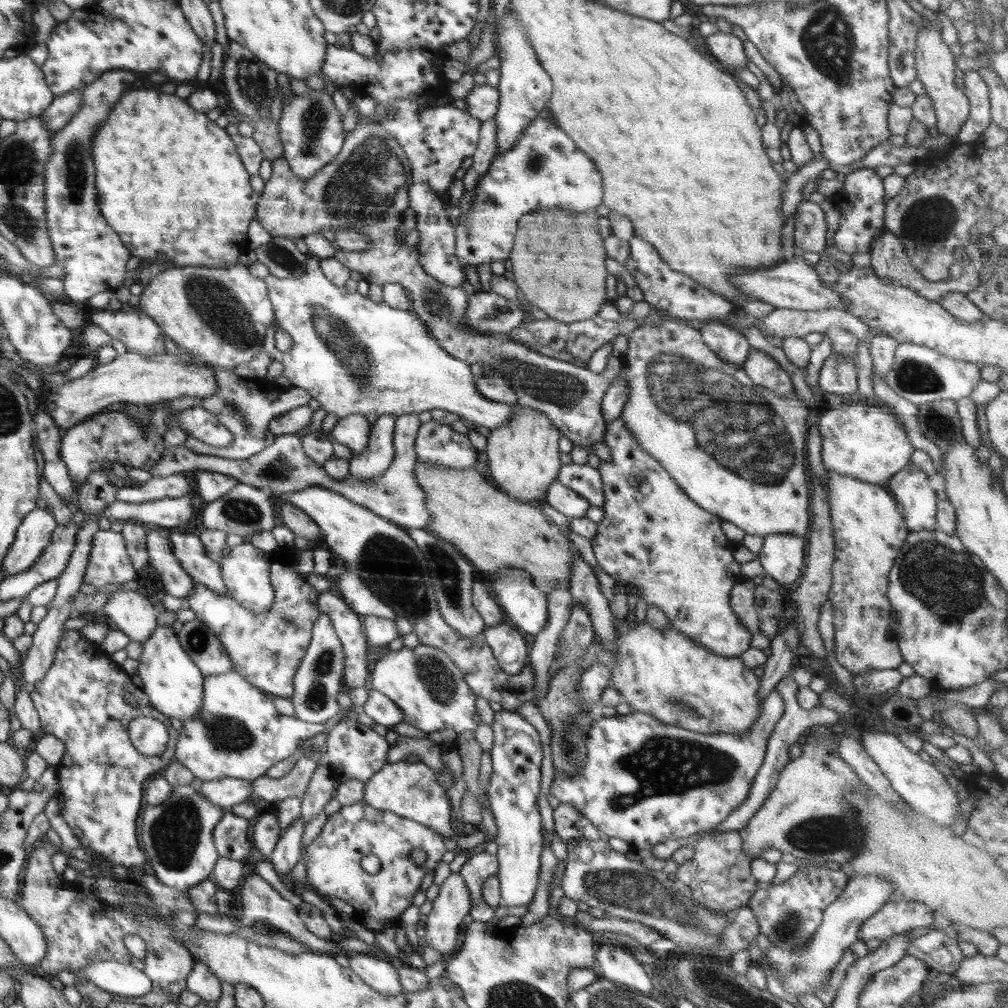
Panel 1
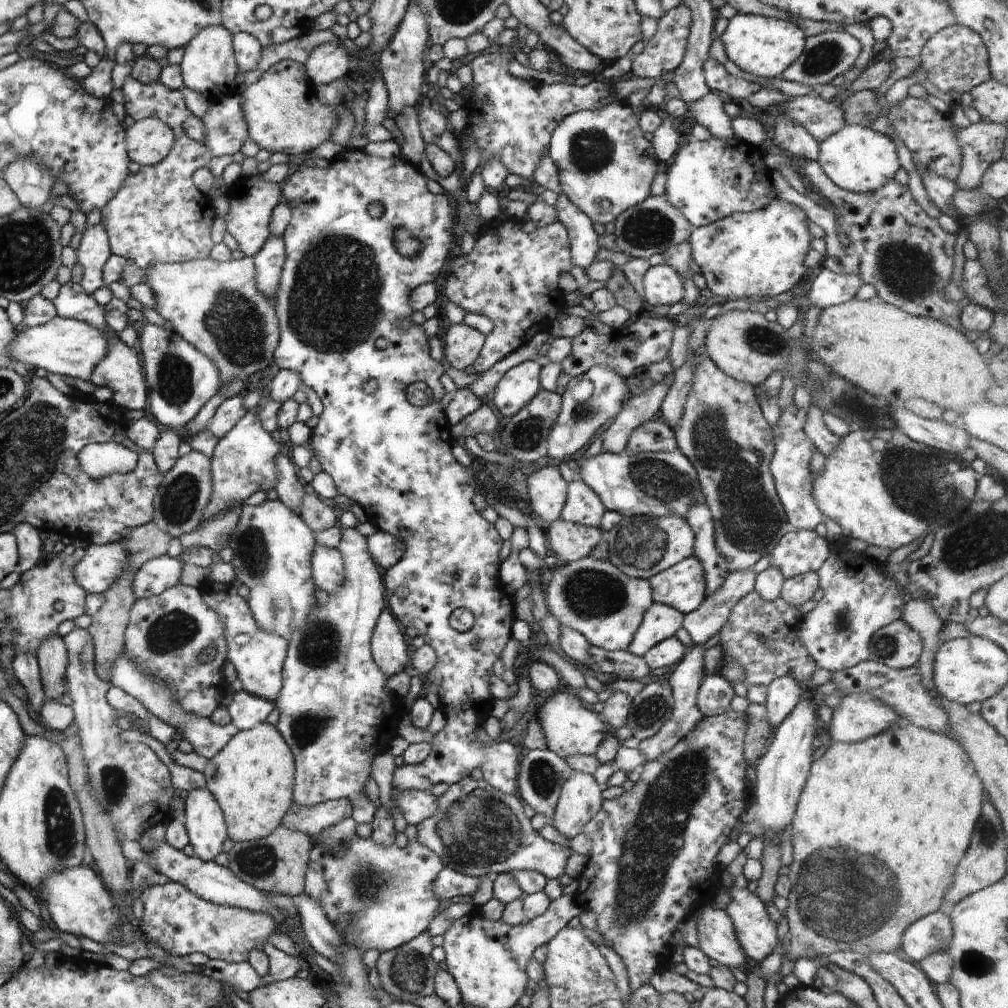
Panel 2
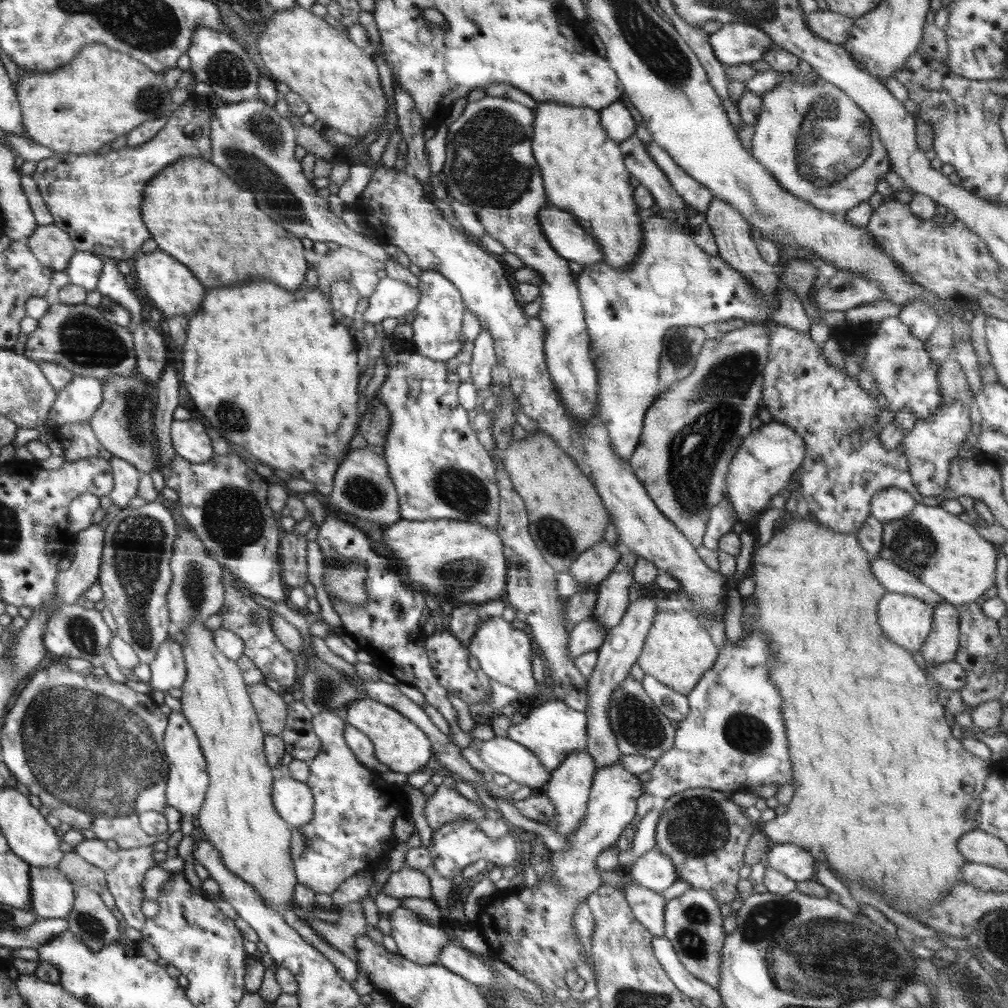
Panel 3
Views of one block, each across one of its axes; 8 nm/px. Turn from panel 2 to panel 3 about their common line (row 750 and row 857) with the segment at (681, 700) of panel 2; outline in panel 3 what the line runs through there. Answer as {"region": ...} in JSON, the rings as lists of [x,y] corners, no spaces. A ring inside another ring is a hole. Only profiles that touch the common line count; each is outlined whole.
{"region":[[[656,847],[637,858],[631,868],[630,876],[644,888],[659,893],[678,880],[676,868],[673,867],[671,860]]]}

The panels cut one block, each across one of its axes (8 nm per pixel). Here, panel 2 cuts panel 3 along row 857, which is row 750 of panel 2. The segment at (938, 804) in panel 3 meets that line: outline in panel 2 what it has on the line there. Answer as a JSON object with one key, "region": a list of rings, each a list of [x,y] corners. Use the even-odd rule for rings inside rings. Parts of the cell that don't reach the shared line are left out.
{"region":[[[906,719],[896,720],[888,730],[880,732],[878,736],[867,738],[864,742],[844,743],[835,741],[830,743],[825,754],[818,760],[812,761],[806,784],[794,811],[794,818],[791,820],[793,861],[789,866],[788,874],[791,892],[786,896],[788,899],[786,922],[788,922],[790,932],[790,944],[788,944],[788,952],[785,955],[786,960],[796,961],[801,957],[806,957],[810,952],[816,952],[816,956],[828,956],[833,952],[850,950],[868,956],[872,952],[892,953],[902,948],[902,936],[904,936],[910,924],[914,924],[916,920],[920,920],[920,918],[924,918],[924,916],[933,912],[944,909],[944,894],[952,886],[954,870],[968,850],[974,826],[982,812],[983,792],[983,784],[976,768],[974,768],[972,760],[968,758],[968,754],[964,752],[964,748],[960,744],[949,736],[908,723]]]}

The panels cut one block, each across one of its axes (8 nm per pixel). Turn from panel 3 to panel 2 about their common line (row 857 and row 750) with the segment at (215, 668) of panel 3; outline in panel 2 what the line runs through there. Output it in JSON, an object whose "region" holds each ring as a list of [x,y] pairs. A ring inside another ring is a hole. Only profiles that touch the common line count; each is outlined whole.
{"region":[[[269,723],[238,731],[208,760],[203,773],[207,789],[223,812],[228,838],[234,842],[266,838],[282,825],[284,816],[292,808],[294,757],[282,734]]]}

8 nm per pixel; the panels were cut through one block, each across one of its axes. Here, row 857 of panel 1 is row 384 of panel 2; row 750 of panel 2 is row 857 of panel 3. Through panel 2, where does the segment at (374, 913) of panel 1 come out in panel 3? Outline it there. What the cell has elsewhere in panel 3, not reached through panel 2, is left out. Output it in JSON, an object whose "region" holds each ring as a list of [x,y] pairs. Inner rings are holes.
{"region":[[[462,820],[450,822],[434,831],[427,849],[434,870],[445,879],[453,879],[457,874],[461,874],[466,866],[477,860],[494,862],[495,866],[503,868],[507,865],[516,865],[518,861],[516,844],[514,843],[514,837],[510,833],[494,840],[480,830],[475,822]]]}

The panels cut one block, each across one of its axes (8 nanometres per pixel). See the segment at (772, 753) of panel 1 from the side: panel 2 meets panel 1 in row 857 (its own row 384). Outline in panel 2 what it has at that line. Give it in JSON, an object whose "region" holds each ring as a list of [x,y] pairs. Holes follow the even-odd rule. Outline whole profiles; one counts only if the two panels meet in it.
{"region":[[[664,377],[662,382],[654,384],[650,390],[632,398],[622,406],[616,418],[602,433],[602,452],[620,454],[626,449],[626,442],[640,424],[652,420],[661,408],[662,399],[668,394],[671,386],[670,378]]]}

